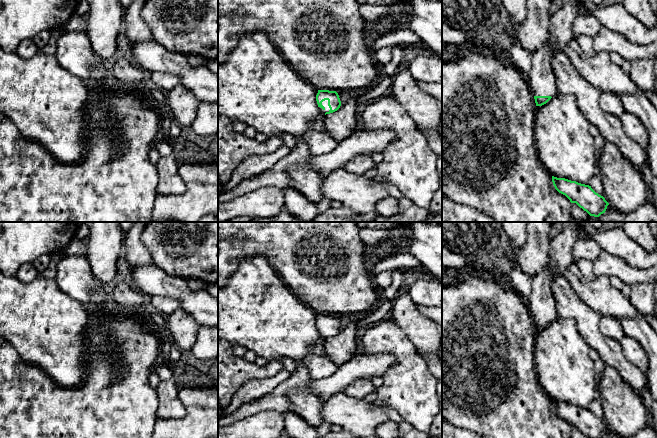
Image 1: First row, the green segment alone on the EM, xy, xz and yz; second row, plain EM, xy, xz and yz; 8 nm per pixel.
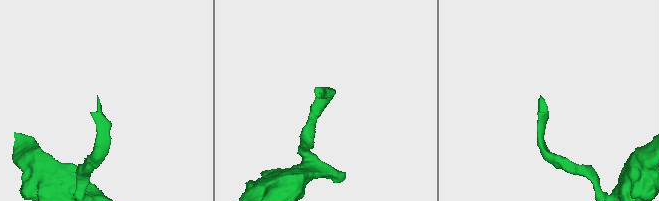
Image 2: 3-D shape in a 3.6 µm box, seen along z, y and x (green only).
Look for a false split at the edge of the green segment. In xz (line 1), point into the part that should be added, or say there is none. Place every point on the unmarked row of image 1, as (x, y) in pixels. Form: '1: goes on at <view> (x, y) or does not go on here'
1: goes on at xz (325, 327)

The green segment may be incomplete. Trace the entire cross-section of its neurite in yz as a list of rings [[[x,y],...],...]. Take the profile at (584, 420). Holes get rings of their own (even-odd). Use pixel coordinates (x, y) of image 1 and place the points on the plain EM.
[[[552,400],[555,413],[565,419],[571,427],[576,427],[588,438],[605,437],[609,427],[596,417],[591,410]]]

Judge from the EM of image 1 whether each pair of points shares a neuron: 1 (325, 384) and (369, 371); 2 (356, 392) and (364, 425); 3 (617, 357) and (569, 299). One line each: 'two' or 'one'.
1: one
2: two
3: one

